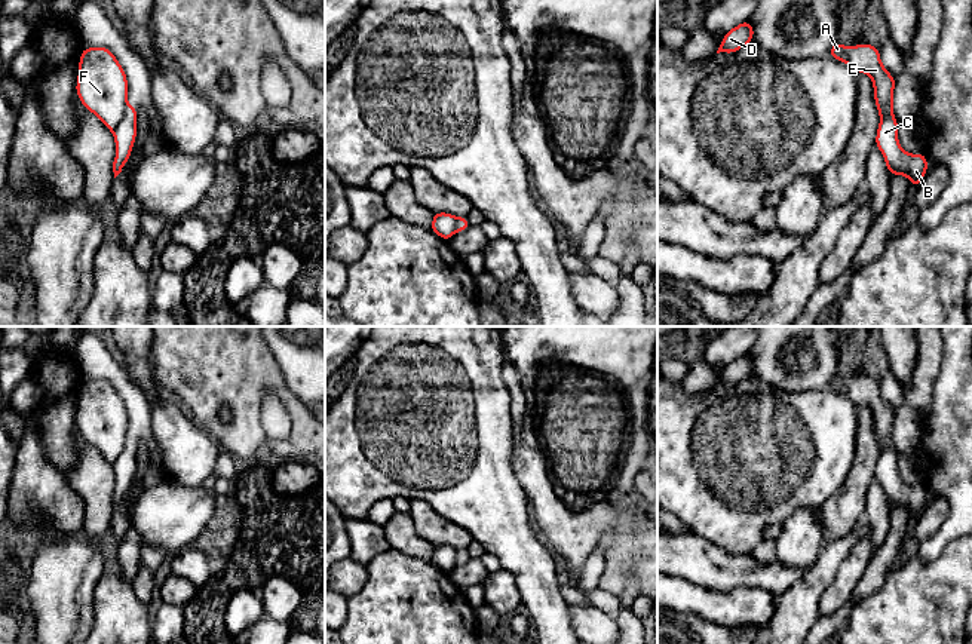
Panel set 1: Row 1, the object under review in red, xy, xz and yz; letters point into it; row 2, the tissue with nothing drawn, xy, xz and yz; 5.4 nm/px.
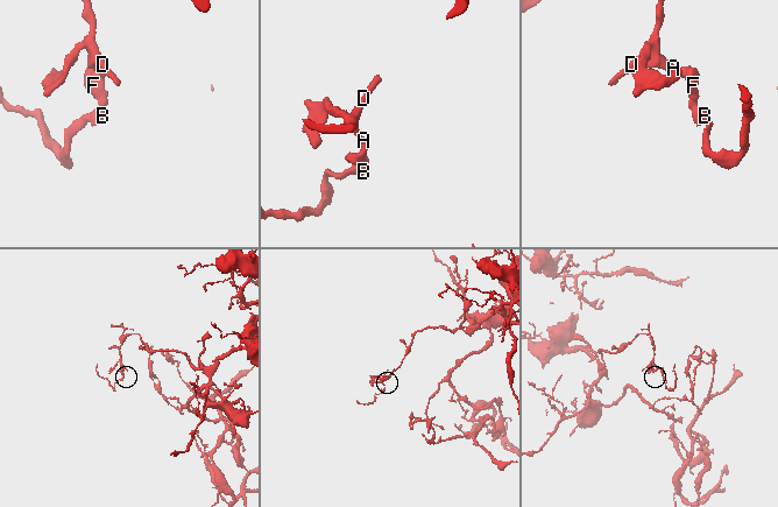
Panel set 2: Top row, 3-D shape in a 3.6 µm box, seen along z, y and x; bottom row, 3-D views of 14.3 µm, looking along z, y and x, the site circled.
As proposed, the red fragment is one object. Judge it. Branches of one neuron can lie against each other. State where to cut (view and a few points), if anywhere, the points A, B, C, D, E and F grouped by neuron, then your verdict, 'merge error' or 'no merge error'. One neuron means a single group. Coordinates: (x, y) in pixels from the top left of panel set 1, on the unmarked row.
xy (126, 436), (122, 453), (112, 463) | A D E F / B C | merge error

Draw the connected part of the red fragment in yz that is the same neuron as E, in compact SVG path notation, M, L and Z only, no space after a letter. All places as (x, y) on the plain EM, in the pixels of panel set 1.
M838 372L831 378L831 390L847 396L856 405L865 405L873 413L874 433L880 451L893 448L893 421L896 410L887 405L880 392L880 383L870 375L852 380L843 378Z

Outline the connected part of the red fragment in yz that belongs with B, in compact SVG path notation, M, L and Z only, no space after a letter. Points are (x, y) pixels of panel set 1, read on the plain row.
M881 450L877 460L876 479L884 490L889 507L905 507L911 518L917 519L927 506L927 490L922 485L911 487L901 481L898 457L895 450Z

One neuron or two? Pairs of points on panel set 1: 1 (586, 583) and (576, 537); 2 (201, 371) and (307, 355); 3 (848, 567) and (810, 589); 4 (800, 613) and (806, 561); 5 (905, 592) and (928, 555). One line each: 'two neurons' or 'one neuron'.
1: two neurons
2: two neurons
3: two neurons
4: two neurons
5: two neurons

